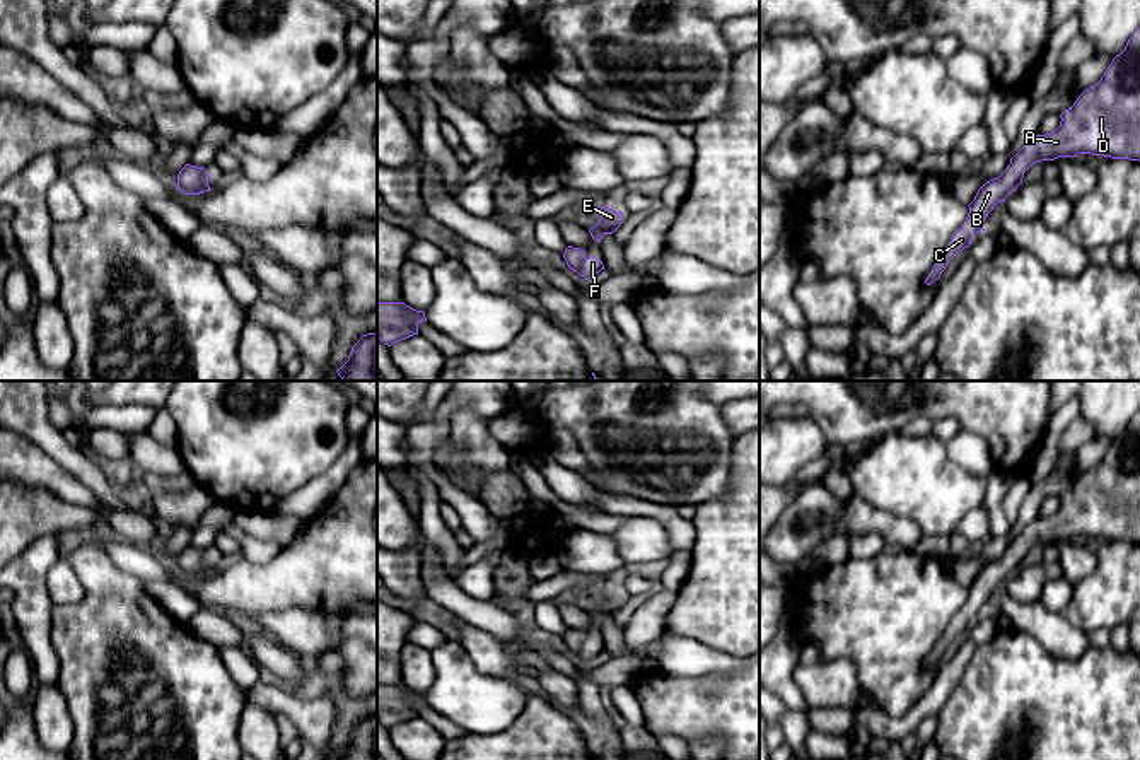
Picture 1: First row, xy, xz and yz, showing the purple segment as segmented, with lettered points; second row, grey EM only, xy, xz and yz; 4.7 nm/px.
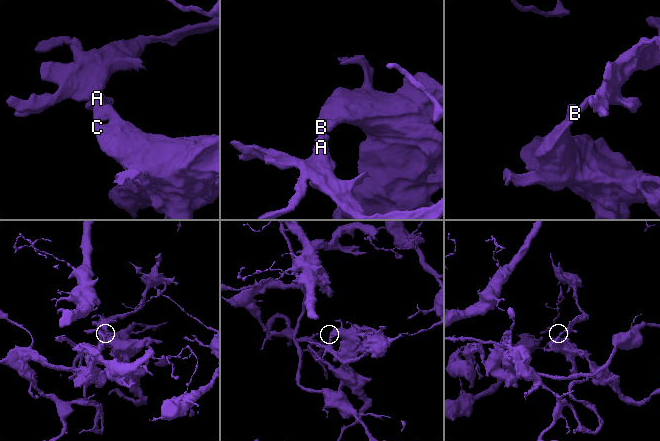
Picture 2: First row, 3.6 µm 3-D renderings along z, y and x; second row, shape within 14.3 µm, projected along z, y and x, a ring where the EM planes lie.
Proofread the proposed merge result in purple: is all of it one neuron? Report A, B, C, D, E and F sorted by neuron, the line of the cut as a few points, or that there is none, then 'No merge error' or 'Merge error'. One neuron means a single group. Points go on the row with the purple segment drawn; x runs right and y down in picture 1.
Groups: A B C D E F. No split. No merge error

